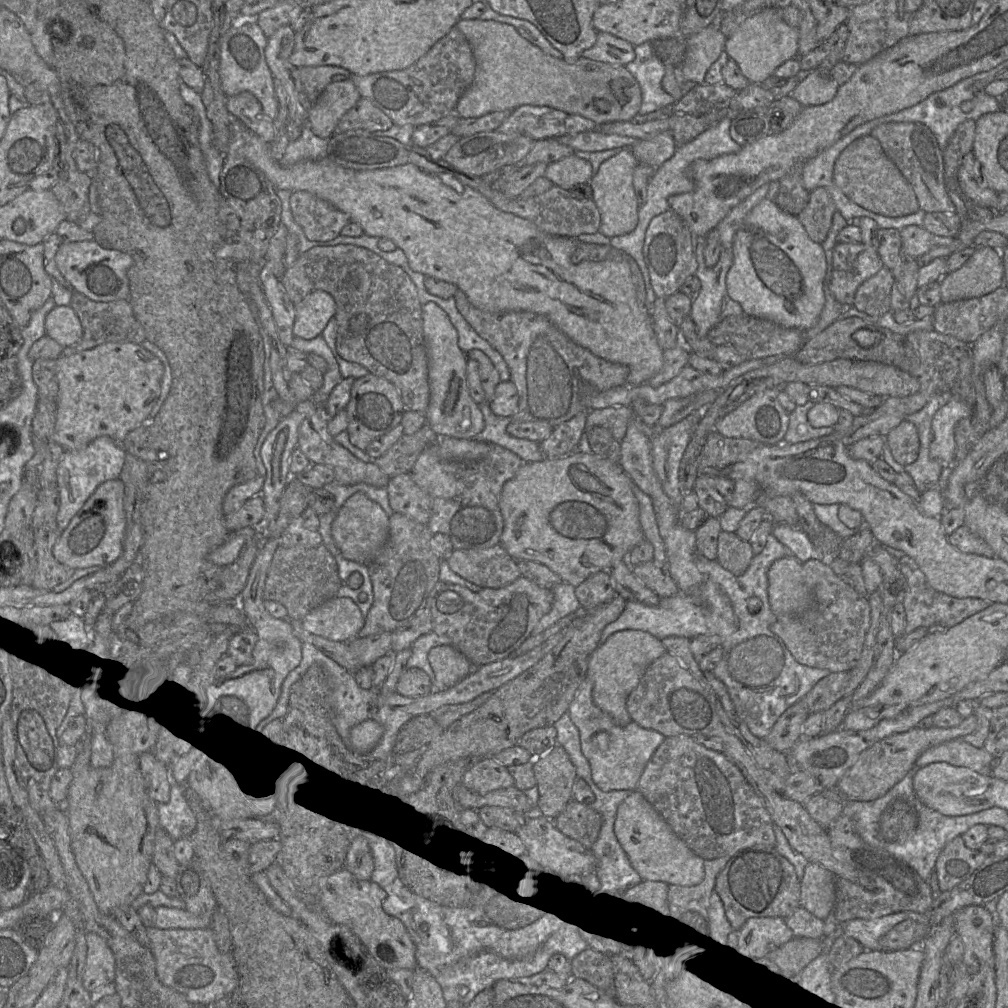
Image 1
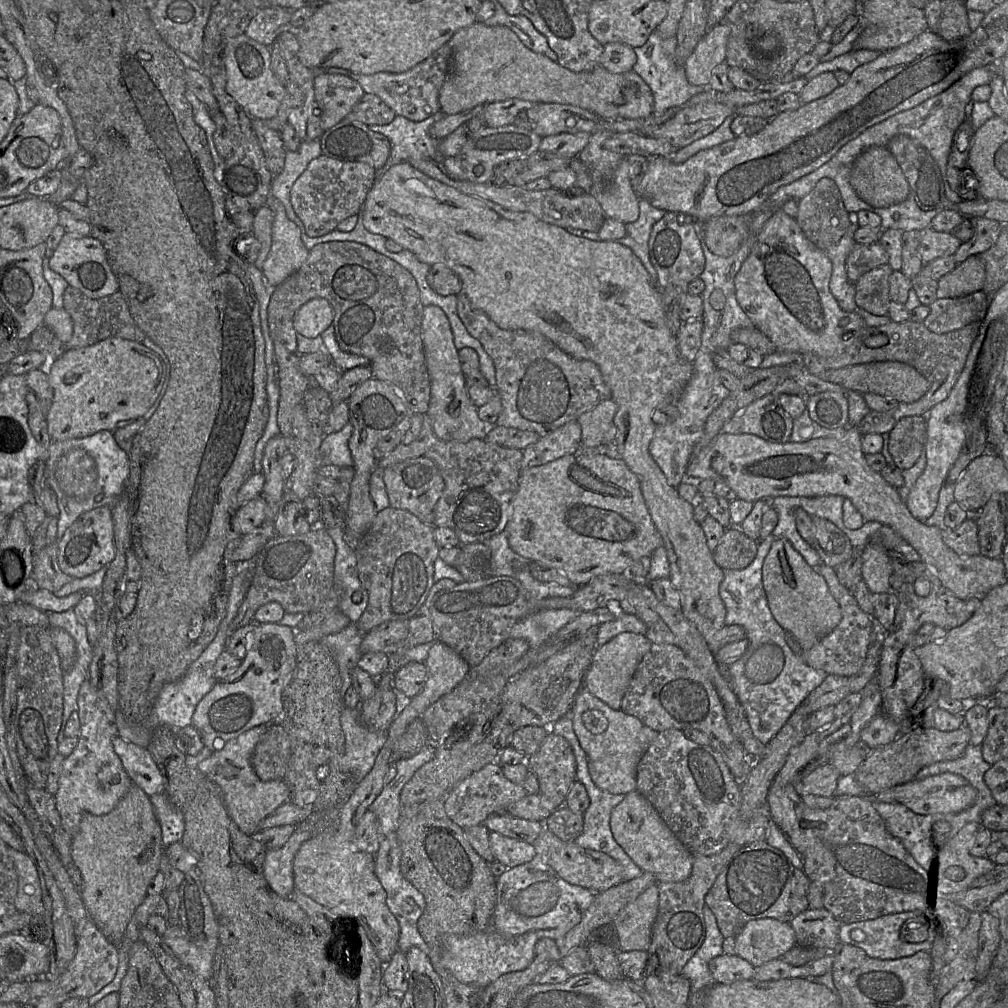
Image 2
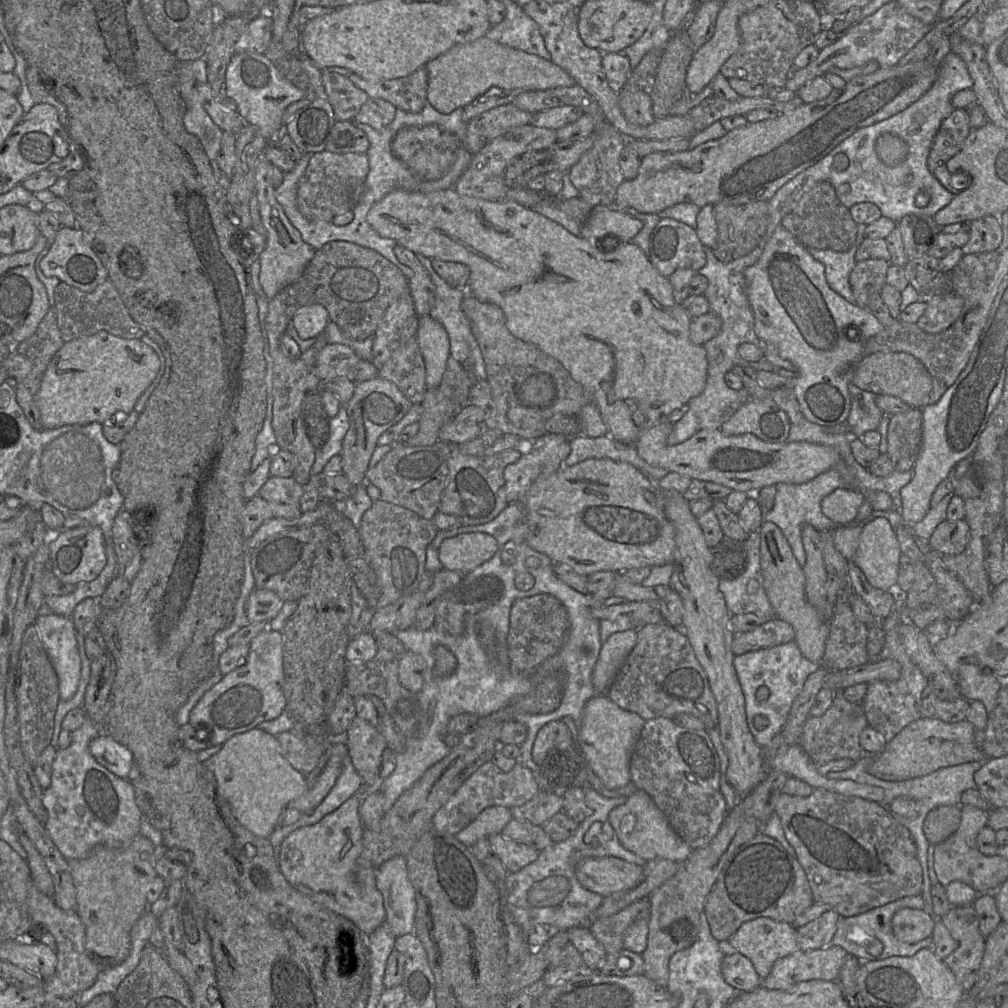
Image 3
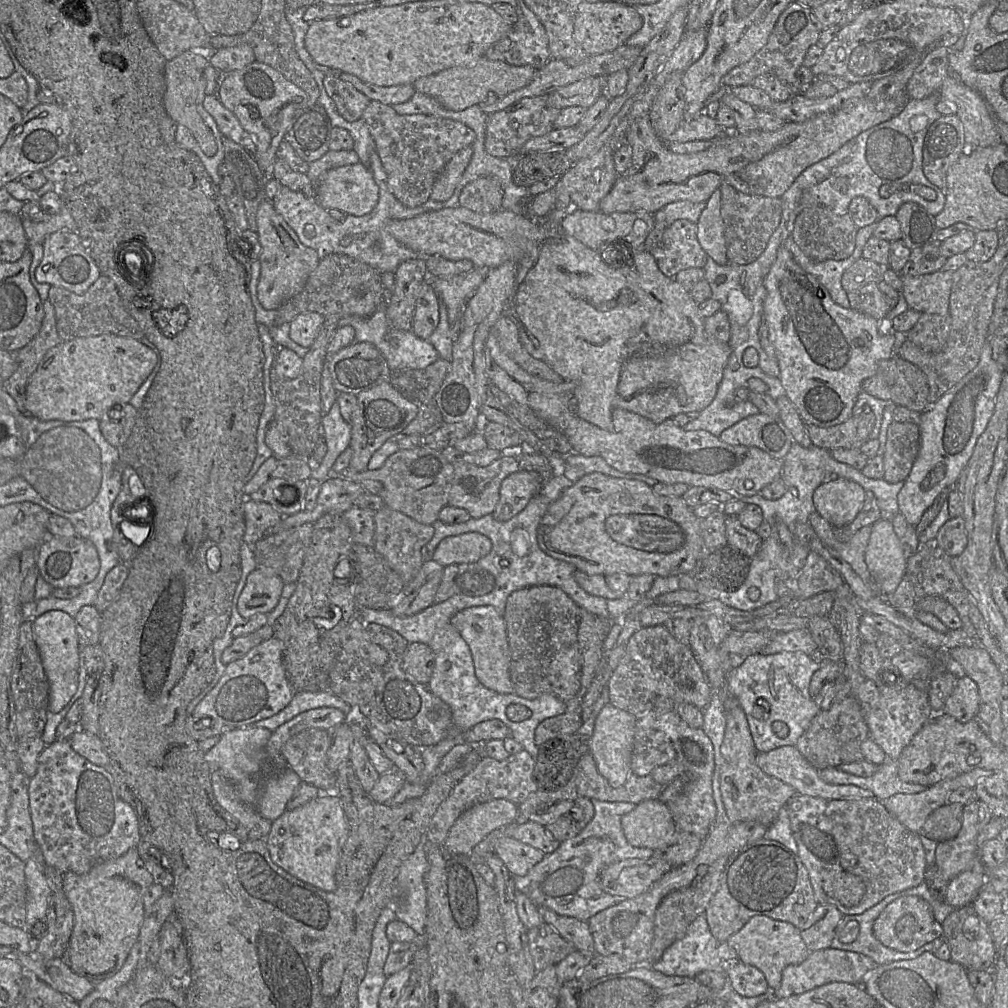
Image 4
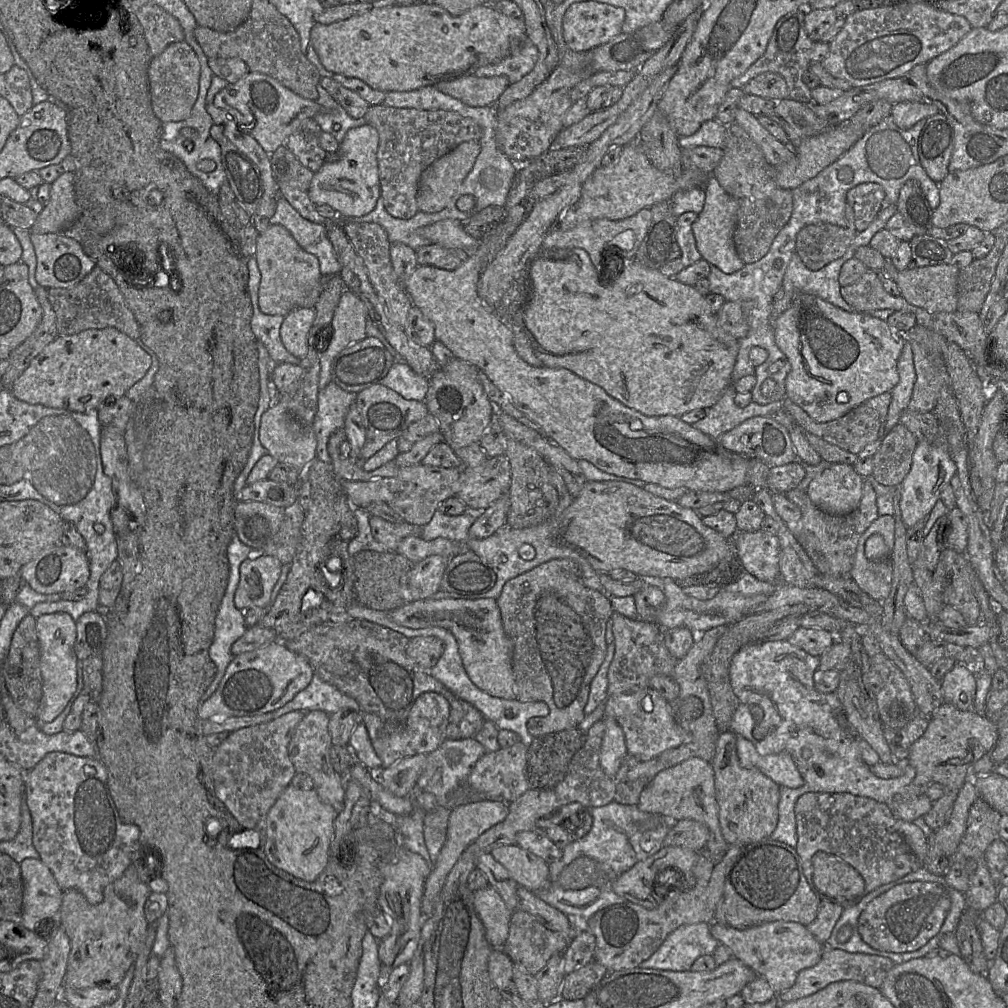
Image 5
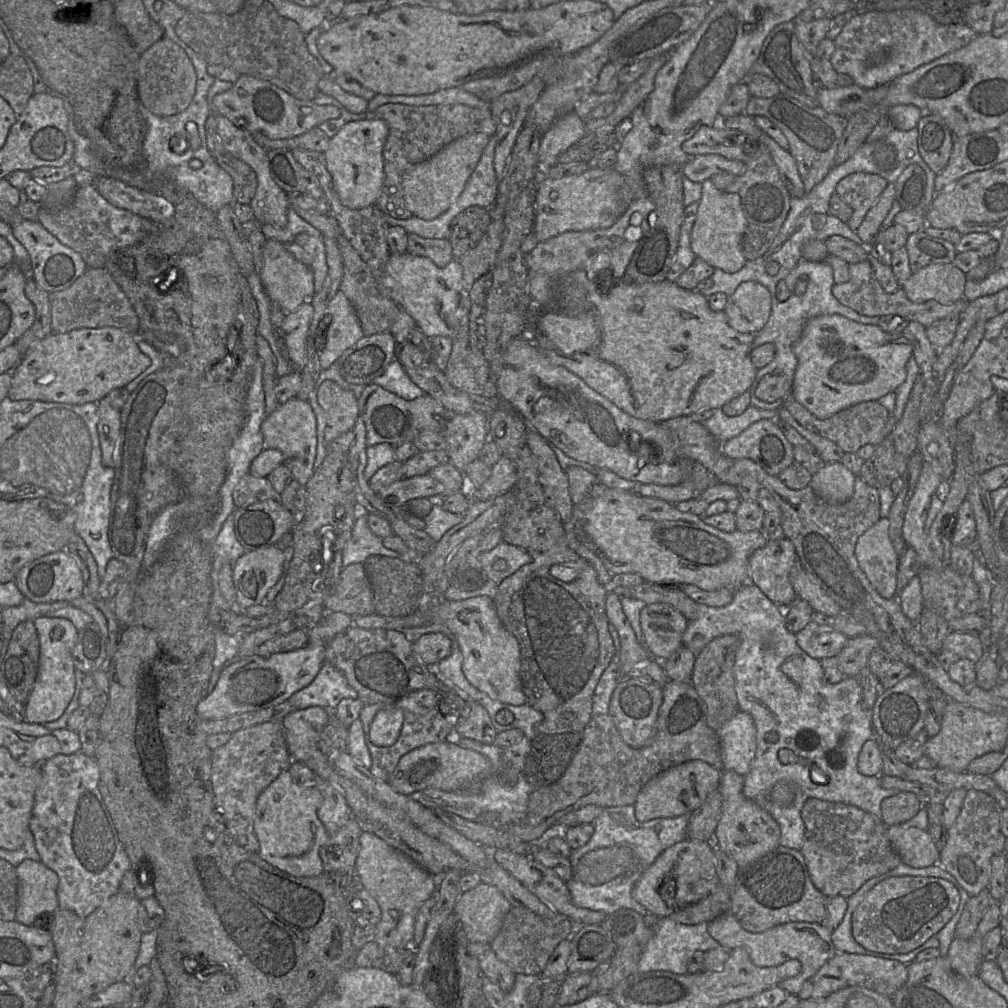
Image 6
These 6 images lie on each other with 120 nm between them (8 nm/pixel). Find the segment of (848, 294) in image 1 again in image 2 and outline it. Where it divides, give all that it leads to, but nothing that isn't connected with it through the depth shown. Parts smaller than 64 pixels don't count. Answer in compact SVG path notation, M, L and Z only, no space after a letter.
M877 242L855 243L846 258L846 273L853 284L866 272L888 263L886 250Z

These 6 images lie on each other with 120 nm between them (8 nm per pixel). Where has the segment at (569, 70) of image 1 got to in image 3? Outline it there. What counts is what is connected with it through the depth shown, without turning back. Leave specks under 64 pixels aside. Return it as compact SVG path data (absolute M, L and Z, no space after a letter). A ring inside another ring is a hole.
M487 36L473 42L458 44L447 52L426 64L428 72L427 102L439 113L450 114L458 108L465 107L491 88L513 90L523 88L528 91L548 90L557 87L570 87L576 84L574 79L563 69L537 55L497 43ZM629 78L623 87L617 90L618 104L628 122L648 126L655 120L652 111L652 99L647 88L639 86L637 83L629 83Z

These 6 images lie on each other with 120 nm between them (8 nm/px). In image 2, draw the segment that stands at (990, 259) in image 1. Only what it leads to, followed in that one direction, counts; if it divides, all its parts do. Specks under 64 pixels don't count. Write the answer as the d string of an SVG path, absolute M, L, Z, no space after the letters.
M972 255L937 281L936 297L957 298L981 291L985 277L982 258L980 255Z

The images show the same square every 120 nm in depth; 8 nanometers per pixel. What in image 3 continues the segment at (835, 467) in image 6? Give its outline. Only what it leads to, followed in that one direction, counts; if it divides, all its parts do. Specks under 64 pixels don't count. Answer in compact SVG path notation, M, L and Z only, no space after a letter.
M838 488L822 499L821 510L833 522L847 526L855 520L864 500L858 490Z

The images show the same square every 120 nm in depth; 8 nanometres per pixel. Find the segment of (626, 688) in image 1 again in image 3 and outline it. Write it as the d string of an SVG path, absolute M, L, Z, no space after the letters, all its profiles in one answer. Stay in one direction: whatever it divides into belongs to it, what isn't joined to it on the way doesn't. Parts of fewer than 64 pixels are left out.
M637 629L612 634L601 646L592 673L597 695L606 694L637 642Z

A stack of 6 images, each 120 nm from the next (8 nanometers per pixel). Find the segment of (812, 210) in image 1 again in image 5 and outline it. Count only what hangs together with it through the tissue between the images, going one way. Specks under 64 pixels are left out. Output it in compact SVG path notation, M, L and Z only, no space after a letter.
M830 223L810 224L797 234L795 251L807 268L816 271L842 257L856 232Z

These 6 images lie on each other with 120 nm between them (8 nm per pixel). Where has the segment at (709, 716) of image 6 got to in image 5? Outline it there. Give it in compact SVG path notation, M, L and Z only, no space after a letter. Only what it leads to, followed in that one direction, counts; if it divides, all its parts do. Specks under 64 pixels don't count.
M796 604L769 611L751 613L729 625L725 633L719 638L711 654L703 663L702 672L707 682L715 723L720 733L730 730L733 714L739 704L739 700L733 692L729 676L733 656L742 647L756 642L762 636L762 633L772 628L777 621L788 616L802 616L809 612L810 609L811 608L805 604Z

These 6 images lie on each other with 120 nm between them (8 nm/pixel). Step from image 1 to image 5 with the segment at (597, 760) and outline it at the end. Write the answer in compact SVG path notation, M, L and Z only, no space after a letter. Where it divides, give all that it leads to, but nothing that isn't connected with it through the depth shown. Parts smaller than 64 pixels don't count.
M605 716L603 720L605 733L600 750L600 764L607 775L614 776L628 753L626 741L623 730L615 719Z

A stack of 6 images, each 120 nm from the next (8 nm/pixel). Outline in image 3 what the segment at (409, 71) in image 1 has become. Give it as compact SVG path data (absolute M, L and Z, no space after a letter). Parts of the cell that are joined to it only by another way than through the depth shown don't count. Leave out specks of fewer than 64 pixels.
M426 65L413 73L390 80L369 81L355 73L348 79L369 98L383 99L396 109L409 113L419 113L427 102L428 72Z

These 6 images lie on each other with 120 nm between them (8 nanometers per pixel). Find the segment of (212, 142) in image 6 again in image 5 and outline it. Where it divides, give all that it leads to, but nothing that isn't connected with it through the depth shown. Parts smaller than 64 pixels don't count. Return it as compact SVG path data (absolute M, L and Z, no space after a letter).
M213 124L210 135L220 145L221 162L235 201L253 217L264 192L258 167L229 141L220 126Z

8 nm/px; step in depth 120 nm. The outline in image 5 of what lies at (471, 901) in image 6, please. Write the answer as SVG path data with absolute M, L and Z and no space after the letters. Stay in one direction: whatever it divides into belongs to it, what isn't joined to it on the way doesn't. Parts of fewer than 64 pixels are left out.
M487 885L474 891L474 908L485 928L485 936L493 948L502 948L509 934L512 911L496 889Z

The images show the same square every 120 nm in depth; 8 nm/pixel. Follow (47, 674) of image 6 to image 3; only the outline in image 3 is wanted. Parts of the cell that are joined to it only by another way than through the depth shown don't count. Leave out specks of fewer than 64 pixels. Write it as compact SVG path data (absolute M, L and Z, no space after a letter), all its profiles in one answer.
M57 613L40 614L35 626L57 673L60 700L69 700L77 690L81 670L74 622Z

